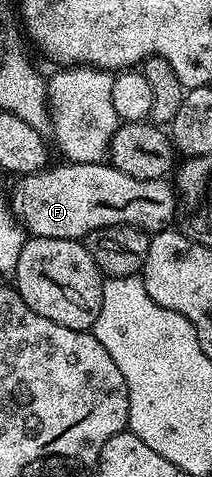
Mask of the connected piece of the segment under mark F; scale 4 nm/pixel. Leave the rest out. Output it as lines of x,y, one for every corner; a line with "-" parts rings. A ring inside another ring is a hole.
109,162
61,163
58,165
55,163
41,172
31,172
21,177
17,211
20,213
25,231
30,236
81,241
97,228
125,224
153,234
163,231
169,225
166,223
173,216
175,219
179,211
176,188
169,179
132,178
124,174
124,170
116,170

